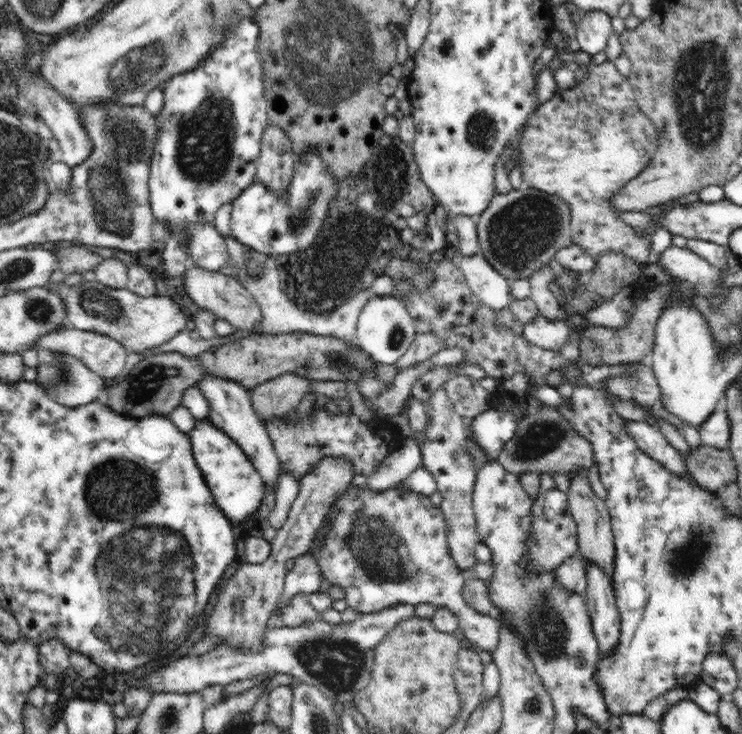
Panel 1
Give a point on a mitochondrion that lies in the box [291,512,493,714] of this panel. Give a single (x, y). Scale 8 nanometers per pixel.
(339, 664)

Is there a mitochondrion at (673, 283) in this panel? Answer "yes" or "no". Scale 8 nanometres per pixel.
no

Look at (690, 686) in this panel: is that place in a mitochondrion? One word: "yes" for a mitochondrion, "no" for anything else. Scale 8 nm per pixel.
no

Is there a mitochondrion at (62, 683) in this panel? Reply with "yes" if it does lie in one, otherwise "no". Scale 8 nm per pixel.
no

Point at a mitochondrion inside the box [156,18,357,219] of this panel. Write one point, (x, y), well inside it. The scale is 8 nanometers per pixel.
(205, 153)

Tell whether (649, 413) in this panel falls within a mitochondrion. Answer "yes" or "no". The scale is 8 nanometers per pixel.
no

